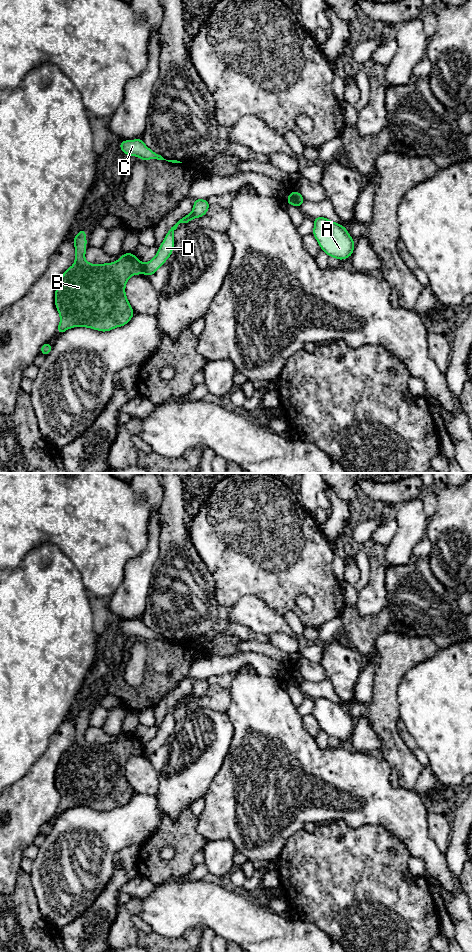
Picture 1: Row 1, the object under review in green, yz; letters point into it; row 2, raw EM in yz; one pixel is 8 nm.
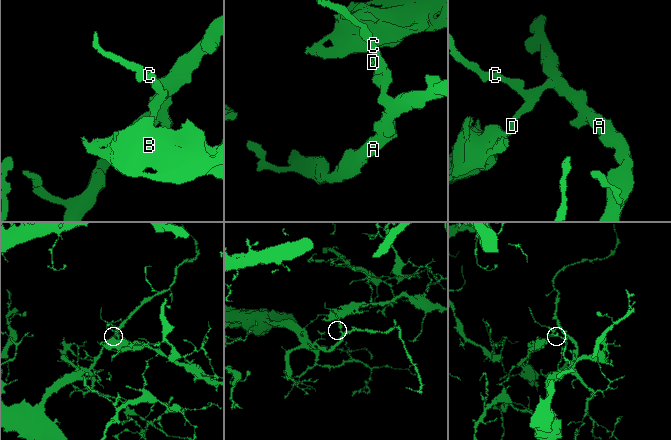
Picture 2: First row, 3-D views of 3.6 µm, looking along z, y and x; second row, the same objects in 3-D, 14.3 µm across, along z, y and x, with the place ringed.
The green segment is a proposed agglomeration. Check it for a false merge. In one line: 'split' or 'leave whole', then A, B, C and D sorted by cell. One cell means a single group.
split | A C D / B

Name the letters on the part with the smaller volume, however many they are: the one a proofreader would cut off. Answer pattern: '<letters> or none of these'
B

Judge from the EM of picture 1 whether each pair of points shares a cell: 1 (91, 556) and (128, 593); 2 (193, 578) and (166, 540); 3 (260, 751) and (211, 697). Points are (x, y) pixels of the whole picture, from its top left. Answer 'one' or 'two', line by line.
1: two
2: one
3: two

